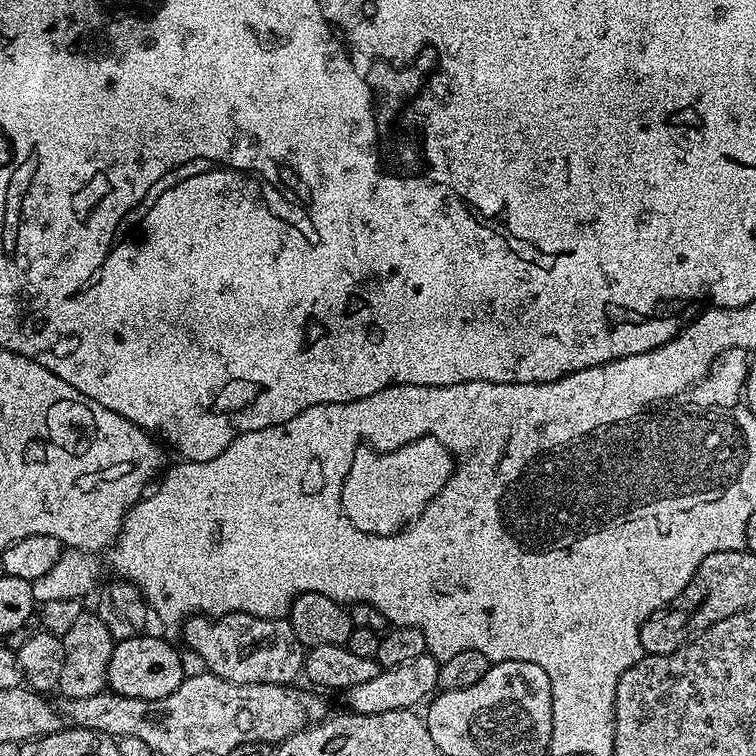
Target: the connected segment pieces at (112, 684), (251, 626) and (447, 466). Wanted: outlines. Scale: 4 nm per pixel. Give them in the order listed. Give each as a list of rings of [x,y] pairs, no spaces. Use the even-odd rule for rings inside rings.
[[[141,634],[134,638],[115,641],[108,667],[107,687],[118,696],[139,700],[164,700],[183,682],[186,675],[184,664],[172,644],[156,636]]]
[[[227,612],[215,619],[193,614],[183,621],[184,640],[203,667],[218,678],[235,684],[291,685],[304,666],[304,645],[298,642],[287,619],[267,620],[245,612]]]
[[[423,436],[393,452],[381,452],[368,446],[357,448],[350,462],[350,470],[344,479],[340,491],[340,501],[344,507],[344,516],[354,527],[363,532],[372,532],[375,536],[394,536],[407,529],[413,520],[417,520],[426,510],[426,506],[444,489],[454,471],[454,457],[440,440],[433,436]]]

